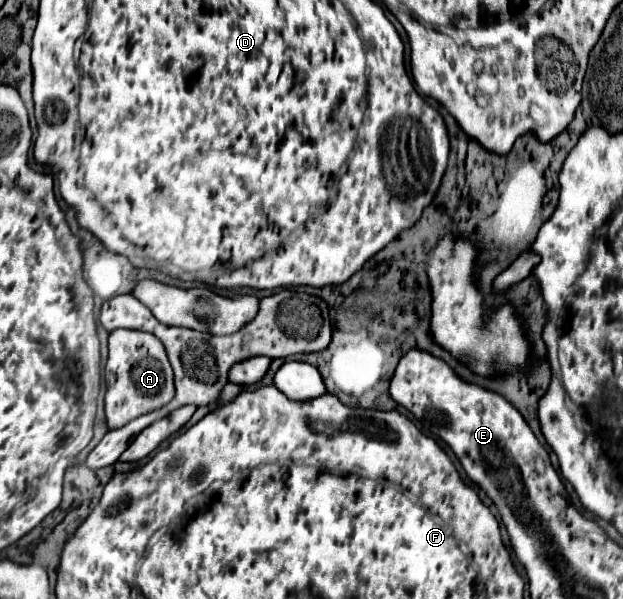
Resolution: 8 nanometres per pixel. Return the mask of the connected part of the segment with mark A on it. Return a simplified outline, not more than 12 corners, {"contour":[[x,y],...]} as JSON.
{"contour":[[144,331],[108,337],[108,429],[164,407],[174,375]]}

